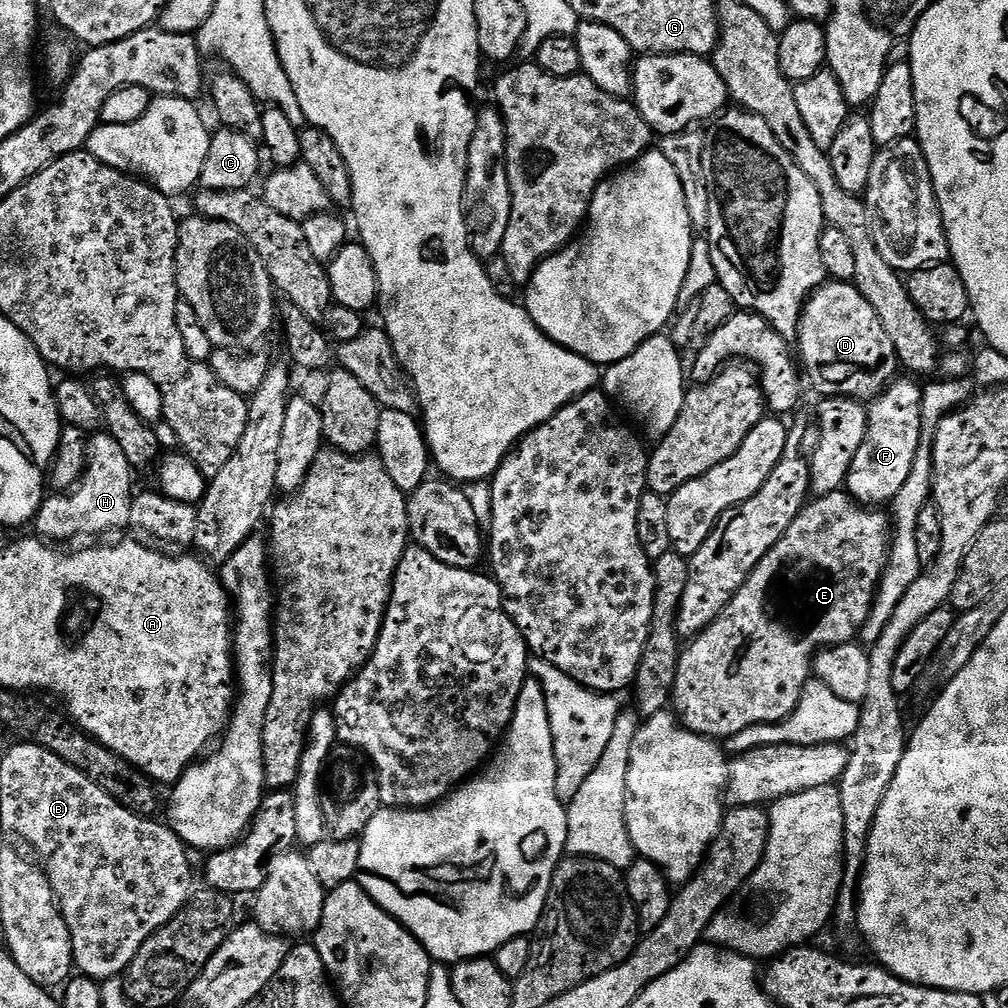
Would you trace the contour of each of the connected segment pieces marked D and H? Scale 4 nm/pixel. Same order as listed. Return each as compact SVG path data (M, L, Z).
M825 282L809 296L804 304L798 337L798 360L803 375L821 397L845 396L851 400L871 402L897 379L896 350L873 305L862 296L852 282Z
M97 431L88 441L88 465L84 477L72 491L52 494L45 499L36 512L35 535L48 542L60 542L56 540L76 540L79 536L104 538L107 532L127 529L134 495L132 476L134 469L126 459L122 446L118 446L107 431Z

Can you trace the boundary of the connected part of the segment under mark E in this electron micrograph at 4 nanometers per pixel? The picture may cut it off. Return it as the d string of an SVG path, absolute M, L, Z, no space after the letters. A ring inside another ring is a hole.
M847 491L831 492L825 496L817 496L811 502L804 505L804 509L794 518L790 530L786 530L784 537L762 558L762 562L748 576L748 580L734 594L734 598L714 618L710 624L694 639L687 641L686 647L680 653L680 661L676 667L674 678L674 690L671 703L674 705L675 715L686 730L690 730L699 736L706 736L709 740L727 742L731 736L746 730L750 726L759 724L777 724L779 720L787 718L798 706L802 698L802 690L807 686L813 675L812 662L821 648L833 648L839 644L853 643L860 635L860 627L866 622L866 618L872 609L872 600L876 597L876 590L880 587L880 579L884 574L884 567L888 565L888 546L890 543L890 516L887 511L877 510L872 506L860 504L849 496Z

